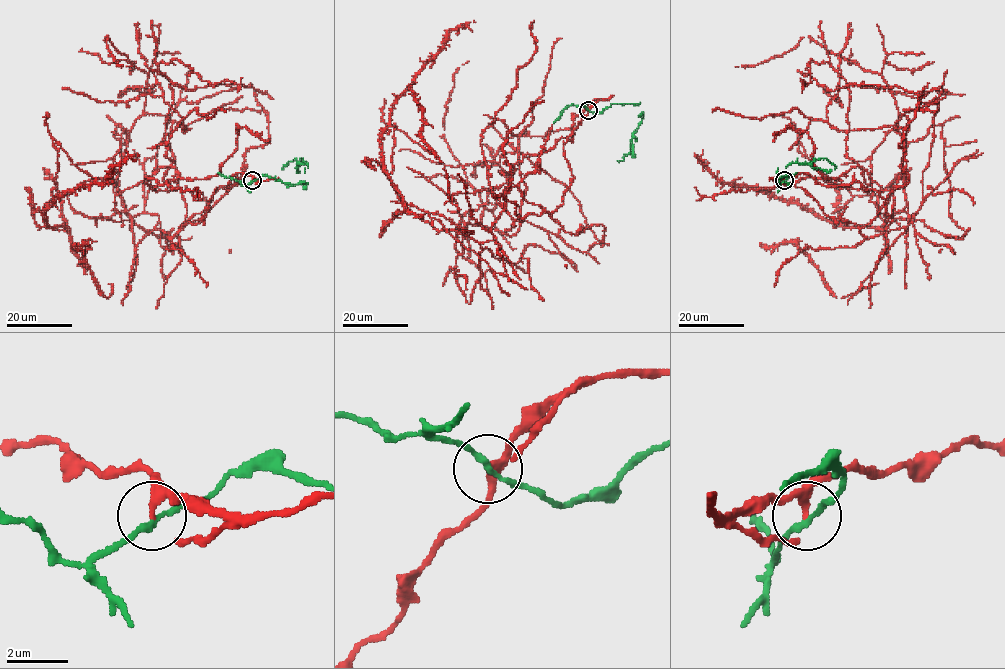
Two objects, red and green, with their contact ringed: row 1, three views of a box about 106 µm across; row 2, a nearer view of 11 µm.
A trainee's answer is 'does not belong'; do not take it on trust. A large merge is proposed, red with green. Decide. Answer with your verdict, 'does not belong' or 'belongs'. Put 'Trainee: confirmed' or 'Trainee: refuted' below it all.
does not belong
Trainee: confirmed

